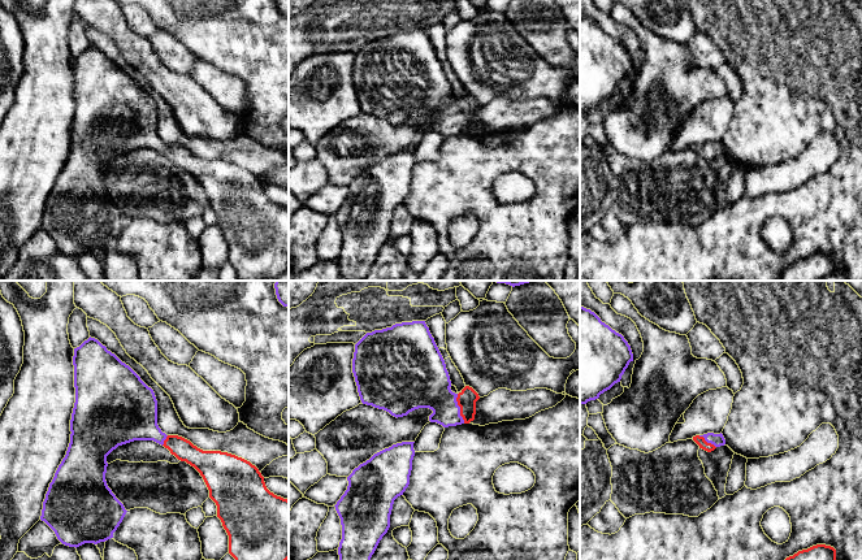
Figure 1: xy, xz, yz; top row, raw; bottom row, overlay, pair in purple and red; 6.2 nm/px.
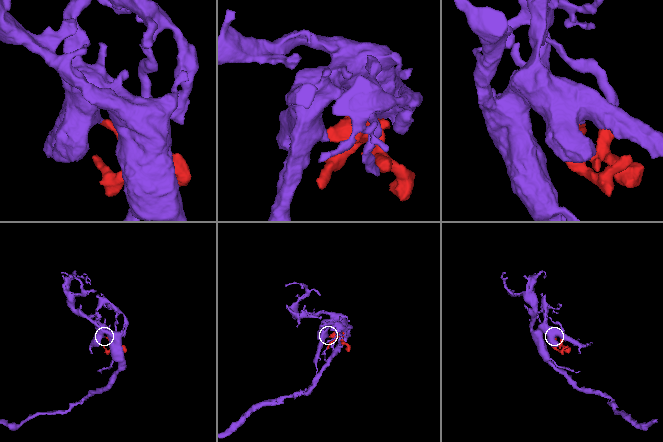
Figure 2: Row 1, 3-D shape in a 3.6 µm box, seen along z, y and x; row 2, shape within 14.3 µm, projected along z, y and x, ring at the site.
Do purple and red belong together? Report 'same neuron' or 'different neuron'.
same neuron

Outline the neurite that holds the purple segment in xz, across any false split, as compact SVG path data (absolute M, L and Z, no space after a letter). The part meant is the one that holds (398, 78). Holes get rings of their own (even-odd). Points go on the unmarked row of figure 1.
M425 30L402 31L367 42L355 53L352 82L361 112L384 118L397 127L419 117L429 117L433 120L429 130L443 136L475 129L480 105L469 95L459 103L451 100L445 69Z

